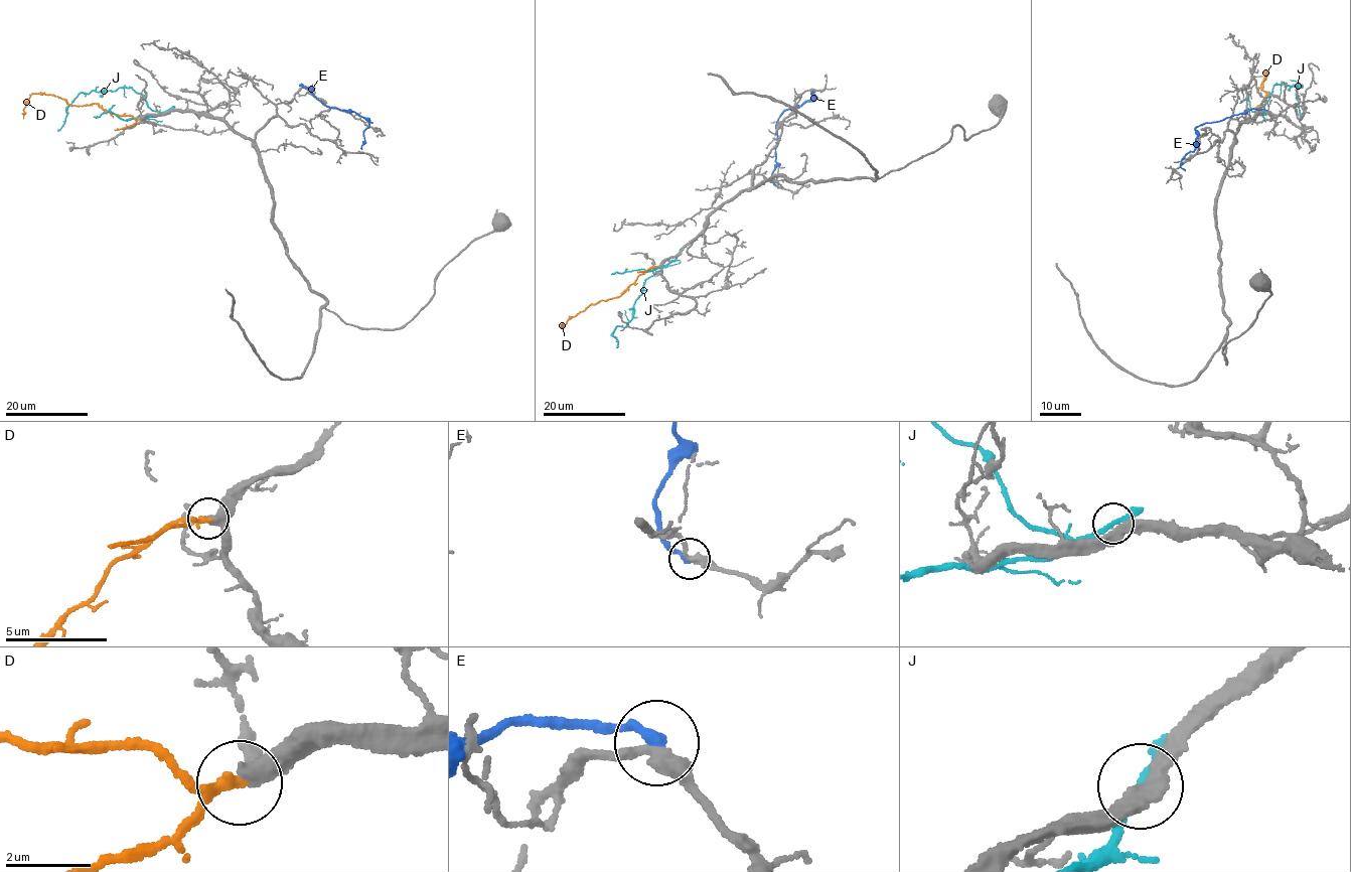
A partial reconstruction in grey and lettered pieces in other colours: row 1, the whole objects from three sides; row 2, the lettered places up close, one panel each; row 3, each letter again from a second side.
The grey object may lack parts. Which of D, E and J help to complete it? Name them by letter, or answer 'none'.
D

